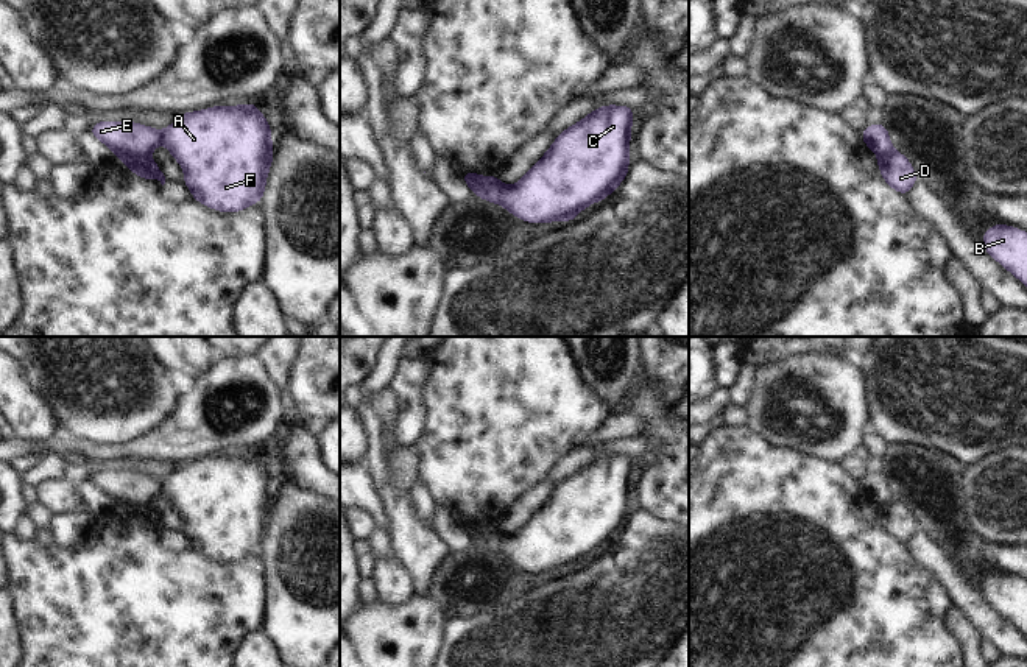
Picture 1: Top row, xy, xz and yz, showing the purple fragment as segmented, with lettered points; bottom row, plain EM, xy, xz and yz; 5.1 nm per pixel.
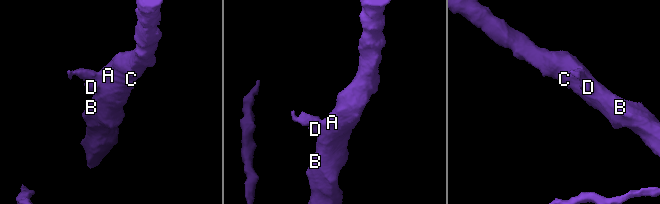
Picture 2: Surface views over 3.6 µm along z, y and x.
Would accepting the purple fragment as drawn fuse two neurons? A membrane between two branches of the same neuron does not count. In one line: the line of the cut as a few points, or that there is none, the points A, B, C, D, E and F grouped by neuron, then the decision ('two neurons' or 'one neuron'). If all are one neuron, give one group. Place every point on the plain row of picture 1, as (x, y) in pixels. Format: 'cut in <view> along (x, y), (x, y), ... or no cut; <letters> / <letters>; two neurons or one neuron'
cut in xz along (508, 536), (504, 541), (494, 536), (476, 536), (472, 539); A B C D F / E; two neurons

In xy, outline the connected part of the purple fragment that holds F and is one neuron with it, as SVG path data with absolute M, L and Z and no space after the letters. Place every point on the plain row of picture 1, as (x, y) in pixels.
M256 452L179 463L173 474L162 480L162 492L184 517L182 533L192 539L195 550L220 561L238 561L262 552L274 497L270 472Z

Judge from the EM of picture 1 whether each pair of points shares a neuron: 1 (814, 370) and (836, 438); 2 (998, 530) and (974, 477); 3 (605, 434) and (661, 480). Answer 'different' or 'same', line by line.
1: same
2: same
3: different

